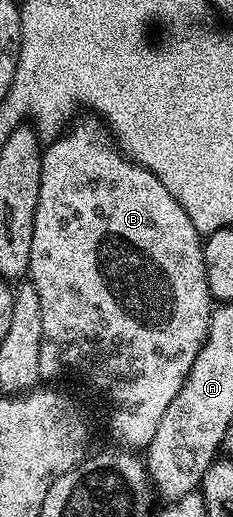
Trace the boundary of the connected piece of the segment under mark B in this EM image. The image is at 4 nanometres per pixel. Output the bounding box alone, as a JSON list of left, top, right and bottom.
[28,116,212,451]

